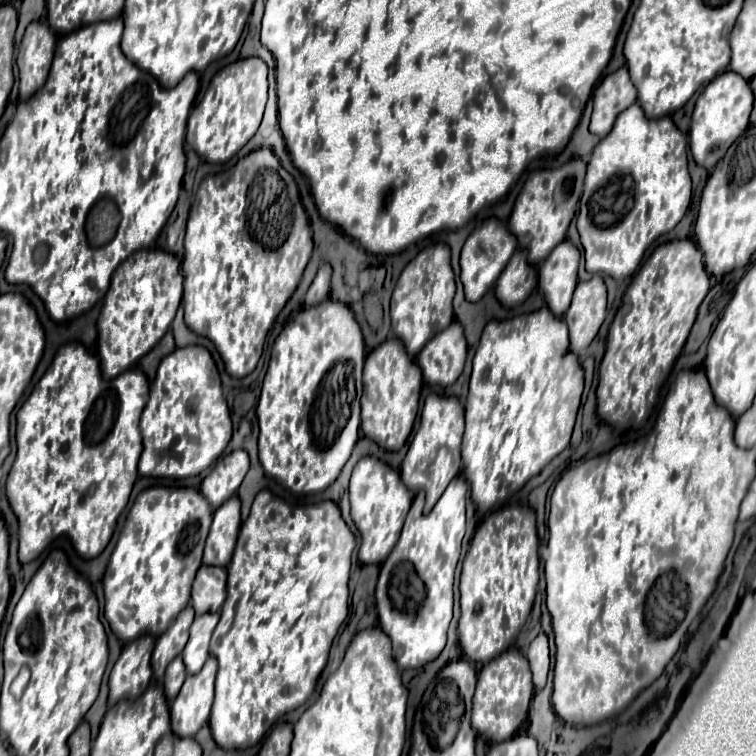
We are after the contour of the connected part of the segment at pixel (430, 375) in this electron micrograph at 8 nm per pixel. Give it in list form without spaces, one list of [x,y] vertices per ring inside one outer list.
[[[451,322],[441,334],[435,334],[417,356],[417,364],[427,384],[451,386],[463,372],[467,356],[467,342],[463,326]]]

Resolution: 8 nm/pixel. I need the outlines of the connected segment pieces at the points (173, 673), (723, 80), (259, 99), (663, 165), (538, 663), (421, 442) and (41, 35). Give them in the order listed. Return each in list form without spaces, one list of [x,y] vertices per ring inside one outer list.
[[[177,656],[171,664],[169,664],[169,668],[167,668],[167,672],[165,672],[165,696],[167,696],[167,702],[171,704],[173,702],[173,698],[177,696],[177,690],[181,690],[181,682],[185,682],[185,664],[183,664],[183,660],[181,660],[181,656]]]
[[[731,70],[719,74],[713,82],[709,82],[709,86],[705,86],[693,110],[691,130],[689,130],[691,154],[699,166],[703,166],[709,172],[715,168],[715,164],[723,158],[725,150],[747,130],[751,108],[753,108],[753,92],[749,88],[749,82]]]
[[[245,58],[225,66],[211,80],[203,100],[189,116],[187,144],[207,162],[229,162],[257,132],[267,104],[267,64],[261,58]]]
[[[639,104],[619,114],[613,130],[595,146],[587,164],[585,190],[579,200],[577,230],[585,250],[587,272],[603,272],[615,280],[631,278],[645,260],[647,250],[661,236],[671,232],[685,216],[691,202],[691,178],[687,170],[687,136],[677,130],[669,116],[649,120]]]
[[[541,632],[529,646],[529,654],[527,654],[529,666],[531,666],[531,674],[533,674],[533,684],[535,690],[539,692],[545,682],[547,682],[547,674],[549,674],[549,644],[547,644],[547,636]]]
[[[431,394],[425,400],[419,430],[413,436],[409,452],[401,464],[401,480],[409,486],[411,492],[425,490],[427,504],[425,514],[431,512],[443,490],[461,470],[461,438],[465,430],[465,410],[455,396],[439,396]]]
[[[39,20],[29,24],[17,54],[19,66],[19,96],[29,100],[47,80],[53,62],[57,38],[47,22]]]

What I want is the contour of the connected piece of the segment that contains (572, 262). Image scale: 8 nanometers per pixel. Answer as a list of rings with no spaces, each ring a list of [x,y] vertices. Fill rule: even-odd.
[[[569,240],[561,242],[539,266],[539,290],[543,292],[549,310],[553,310],[559,318],[569,308],[577,286],[577,266],[579,250]]]

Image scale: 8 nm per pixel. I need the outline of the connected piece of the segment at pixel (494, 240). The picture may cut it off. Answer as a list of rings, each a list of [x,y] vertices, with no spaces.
[[[497,218],[485,220],[479,228],[471,232],[471,236],[467,238],[461,250],[461,282],[465,288],[465,300],[469,302],[481,300],[481,296],[497,282],[501,270],[505,268],[511,254],[515,252],[515,246],[517,246],[517,240]]]

